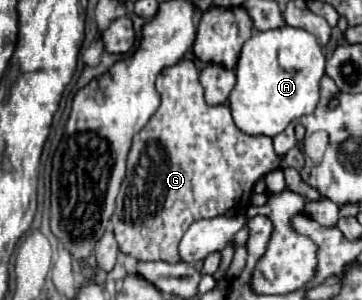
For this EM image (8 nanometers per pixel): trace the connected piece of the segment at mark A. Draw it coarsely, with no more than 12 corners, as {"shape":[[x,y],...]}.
{"shape":[[254,31],[229,106],[274,137],[318,105],[326,57],[308,31]]}

